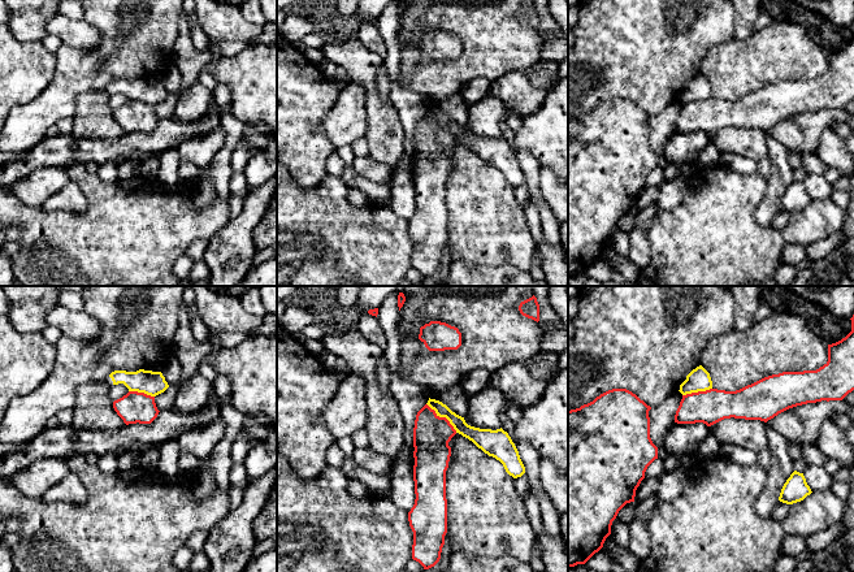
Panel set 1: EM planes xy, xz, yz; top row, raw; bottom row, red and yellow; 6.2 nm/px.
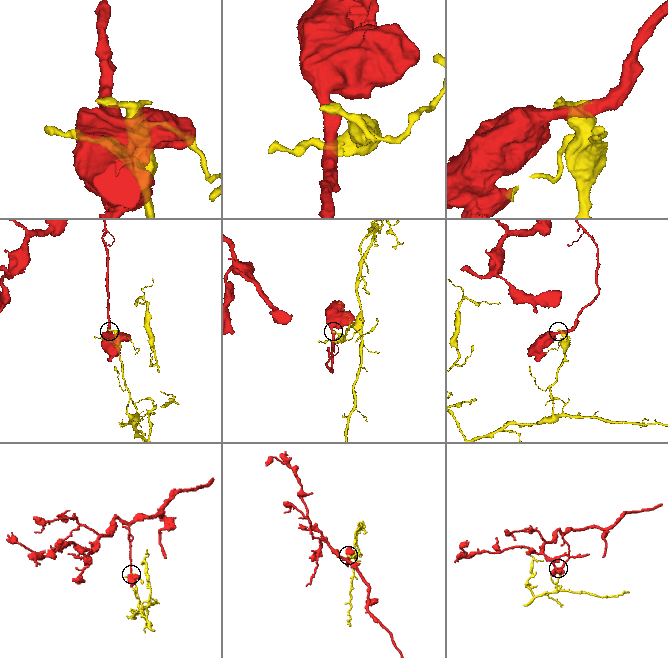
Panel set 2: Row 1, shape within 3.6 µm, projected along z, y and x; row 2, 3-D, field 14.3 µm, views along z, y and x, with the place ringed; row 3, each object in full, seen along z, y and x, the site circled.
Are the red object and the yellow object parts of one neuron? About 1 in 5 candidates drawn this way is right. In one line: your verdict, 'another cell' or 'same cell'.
another cell

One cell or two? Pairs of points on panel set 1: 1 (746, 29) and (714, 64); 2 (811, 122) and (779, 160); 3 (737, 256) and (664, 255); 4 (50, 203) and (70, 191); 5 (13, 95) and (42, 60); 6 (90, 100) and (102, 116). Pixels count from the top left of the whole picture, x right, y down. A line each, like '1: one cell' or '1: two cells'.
1: two cells
2: two cells
3: one cell
4: one cell
5: one cell
6: one cell

